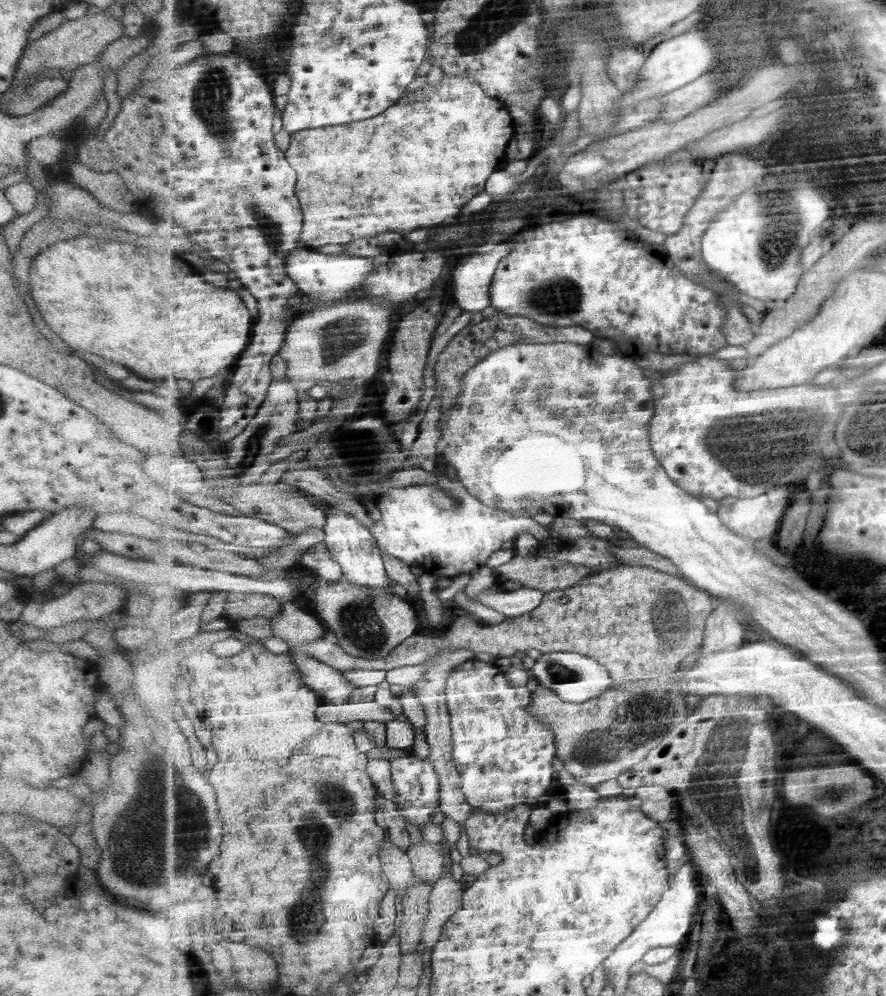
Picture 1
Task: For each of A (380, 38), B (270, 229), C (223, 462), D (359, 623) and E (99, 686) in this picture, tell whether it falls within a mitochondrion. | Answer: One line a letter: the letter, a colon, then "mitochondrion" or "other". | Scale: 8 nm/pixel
A: other
B: mitochondrion
C: other
D: mitochondrion
E: other

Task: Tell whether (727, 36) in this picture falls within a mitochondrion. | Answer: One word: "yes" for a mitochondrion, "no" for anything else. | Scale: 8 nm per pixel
yes

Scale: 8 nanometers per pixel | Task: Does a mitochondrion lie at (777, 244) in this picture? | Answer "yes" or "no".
yes

